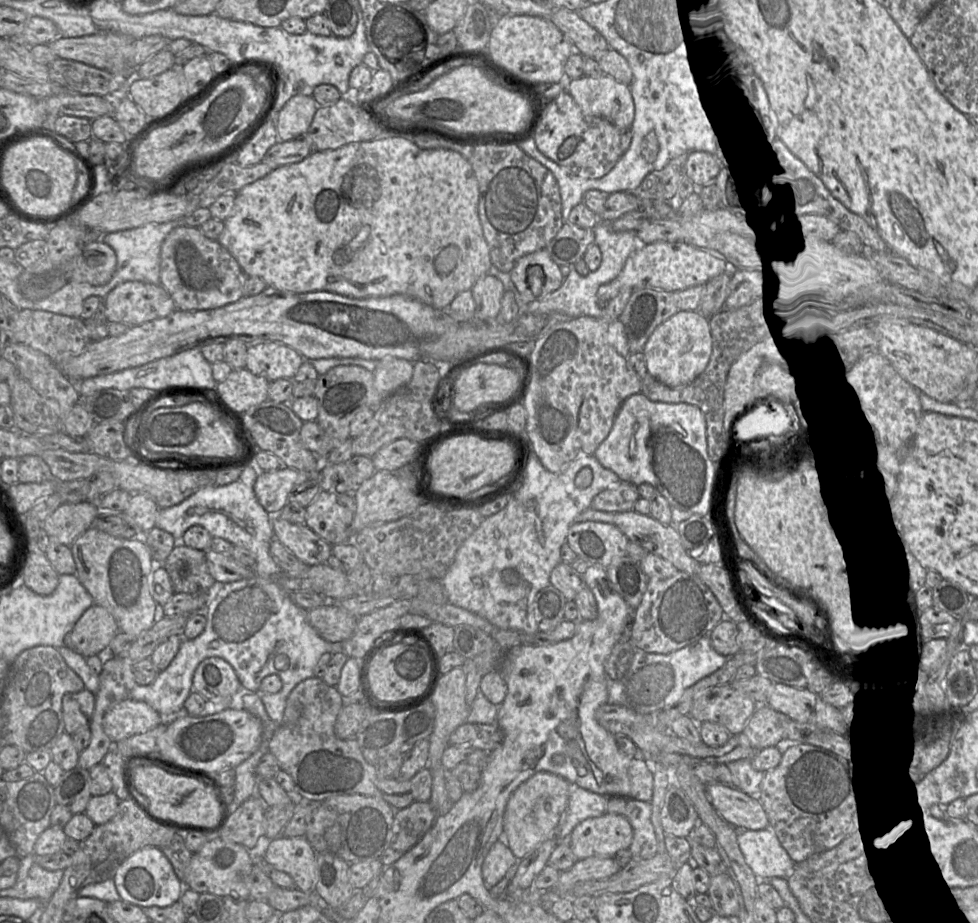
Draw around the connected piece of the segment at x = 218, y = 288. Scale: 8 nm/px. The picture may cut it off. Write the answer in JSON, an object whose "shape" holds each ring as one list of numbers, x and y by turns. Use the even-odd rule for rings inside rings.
{"shape":[[187,225,173,229,160,252,160,284,181,311,216,309,244,297,247,275,233,255,217,240,203,235,199,227]]}

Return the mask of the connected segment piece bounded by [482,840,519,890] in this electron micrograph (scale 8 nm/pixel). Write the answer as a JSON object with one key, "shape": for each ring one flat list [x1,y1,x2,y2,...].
{"shape":[[496,841,482,865,482,877,487,889,499,883,517,861,519,860,505,843]]}

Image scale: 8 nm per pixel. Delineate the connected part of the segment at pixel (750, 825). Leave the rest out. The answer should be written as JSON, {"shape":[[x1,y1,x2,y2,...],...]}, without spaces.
{"shape":[[720,782,707,785,706,792,718,814,737,831,763,830,770,826,758,797]]}

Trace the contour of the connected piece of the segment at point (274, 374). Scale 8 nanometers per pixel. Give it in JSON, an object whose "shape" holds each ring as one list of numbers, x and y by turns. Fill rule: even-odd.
{"shape":[[266,341,248,346,245,368,269,382,293,379,304,358,293,348,281,343]]}

